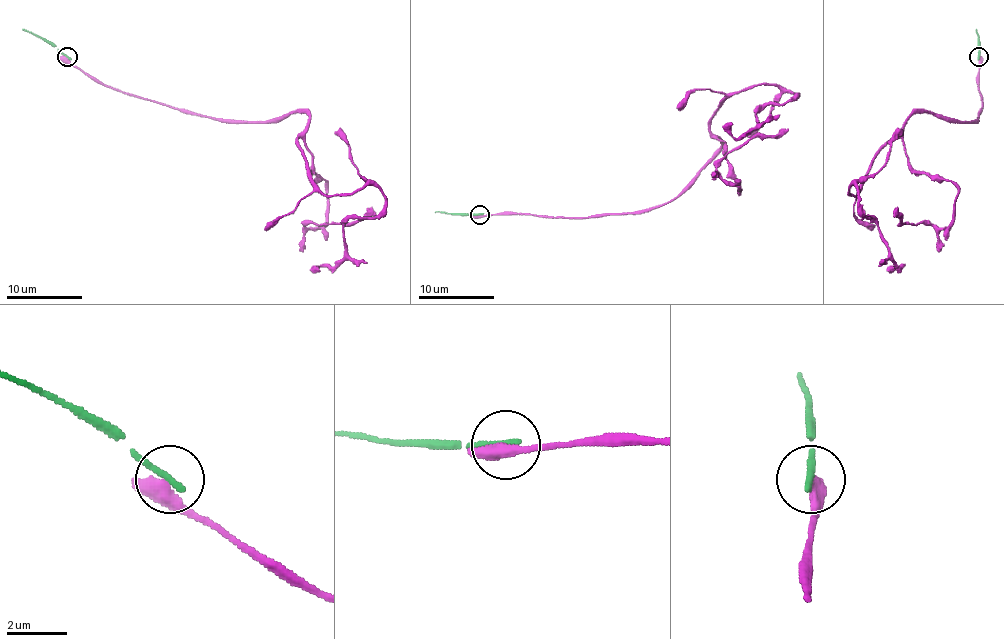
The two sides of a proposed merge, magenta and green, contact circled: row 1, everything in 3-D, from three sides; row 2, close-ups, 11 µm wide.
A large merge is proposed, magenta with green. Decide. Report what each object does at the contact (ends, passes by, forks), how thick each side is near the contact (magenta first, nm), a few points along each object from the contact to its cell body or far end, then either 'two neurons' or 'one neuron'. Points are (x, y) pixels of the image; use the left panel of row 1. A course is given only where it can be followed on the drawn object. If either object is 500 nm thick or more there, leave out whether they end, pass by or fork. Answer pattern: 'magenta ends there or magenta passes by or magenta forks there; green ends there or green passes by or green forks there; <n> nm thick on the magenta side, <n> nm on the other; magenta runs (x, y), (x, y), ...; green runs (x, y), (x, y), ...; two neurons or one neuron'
550 nm thick on the magenta side, 240 nm on the other; magenta runs (67, 57), (170, 106), (303, 112), (315, 184), (374, 184), (385, 200), (313, 270); green runs (67, 57), (56, 45), (22, 28); two neurons

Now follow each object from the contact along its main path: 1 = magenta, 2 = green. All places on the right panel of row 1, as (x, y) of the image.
1: (978, 57), (976, 120), (915, 112), (876, 156), (855, 196), (849, 188), (902, 266), (887, 270)
2: (978, 57), (976, 28)

